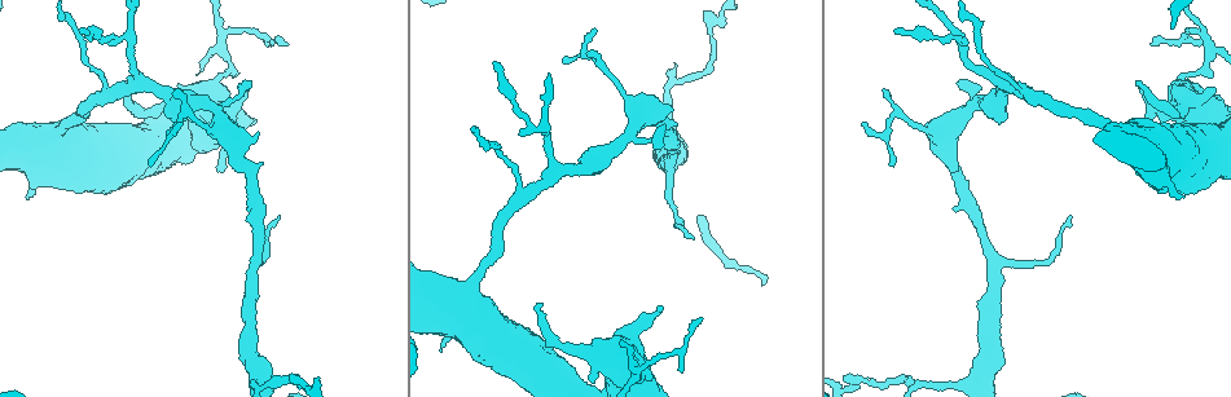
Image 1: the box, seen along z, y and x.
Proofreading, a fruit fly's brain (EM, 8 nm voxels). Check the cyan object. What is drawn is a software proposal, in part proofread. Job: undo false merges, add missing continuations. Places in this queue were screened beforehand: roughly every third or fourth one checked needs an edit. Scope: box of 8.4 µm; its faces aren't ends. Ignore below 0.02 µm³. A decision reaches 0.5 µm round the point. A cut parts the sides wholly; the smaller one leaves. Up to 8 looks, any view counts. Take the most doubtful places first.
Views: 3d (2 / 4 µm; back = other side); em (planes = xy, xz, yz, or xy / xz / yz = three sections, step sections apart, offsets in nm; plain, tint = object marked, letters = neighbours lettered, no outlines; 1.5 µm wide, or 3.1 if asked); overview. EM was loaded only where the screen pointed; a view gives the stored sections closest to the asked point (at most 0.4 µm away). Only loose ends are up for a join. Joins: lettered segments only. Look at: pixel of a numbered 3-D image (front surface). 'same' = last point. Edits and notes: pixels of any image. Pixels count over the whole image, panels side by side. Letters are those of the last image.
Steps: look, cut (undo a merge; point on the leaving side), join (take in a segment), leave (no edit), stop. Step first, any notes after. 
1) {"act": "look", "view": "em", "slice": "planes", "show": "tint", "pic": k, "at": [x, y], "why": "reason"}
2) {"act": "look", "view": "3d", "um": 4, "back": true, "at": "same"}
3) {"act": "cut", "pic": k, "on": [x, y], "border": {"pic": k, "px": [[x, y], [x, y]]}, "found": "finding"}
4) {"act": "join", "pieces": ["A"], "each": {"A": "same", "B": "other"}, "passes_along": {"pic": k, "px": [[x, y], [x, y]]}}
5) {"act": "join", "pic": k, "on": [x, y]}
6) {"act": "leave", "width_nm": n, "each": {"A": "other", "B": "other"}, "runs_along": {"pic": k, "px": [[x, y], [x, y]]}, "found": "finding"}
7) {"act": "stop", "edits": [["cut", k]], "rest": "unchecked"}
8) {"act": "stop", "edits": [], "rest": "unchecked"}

{"act": "look", "view": "em", "slice": "planes", "show": "letters", "pic": 1, "at": [544, 129], "why": "arms part here"}

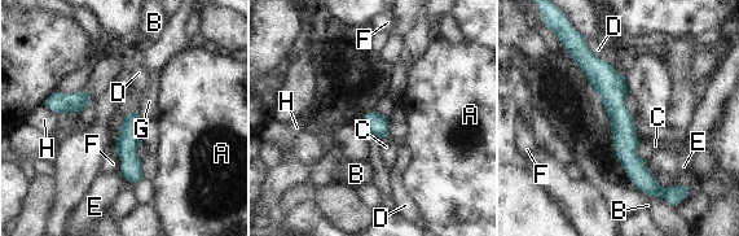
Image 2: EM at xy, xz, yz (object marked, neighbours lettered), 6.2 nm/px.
{"act": "leave", "longest_contact_nm": ["D", 340], "each": {"A": "other", "B": "other", "C": "other", "D": "other", "E": "other", "F": "other", "G": "other", "H": "other"}, "border": {"pic": 2, "px": [[139, 110], [141, 118]]}, "found": "one neuron here"}

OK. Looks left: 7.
{"act": "look", "view": "3d", "um": 4, "pic": 1, "at": [564, 59], "why": "tapers out"}

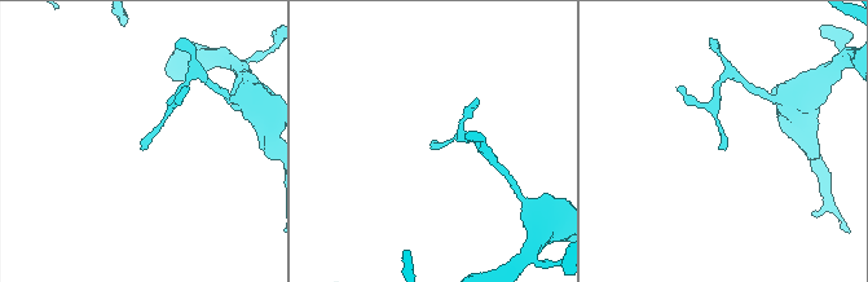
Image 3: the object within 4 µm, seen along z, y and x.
{"act": "look", "view": "em", "slice": "planes", "show": "letters", "pic": 3, "at": [718, 148]}

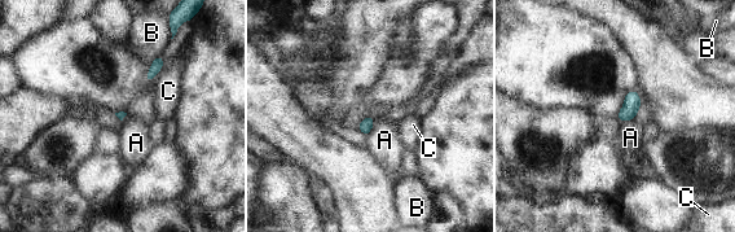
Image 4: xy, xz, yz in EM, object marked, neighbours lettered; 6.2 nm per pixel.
{"act": "leave", "each": {"A": "other", "B": "other", "C": "other"}, "border": {"pic": 4, "px": [[641, 101], [636, 116], [621, 122]]}, "found": "no lettered segment goes on from it"}

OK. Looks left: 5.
{"act": "look", "view": "em", "slice": "planes", "show": "letters", "pic": 1, "at": [594, 381], "why": "thick end"}

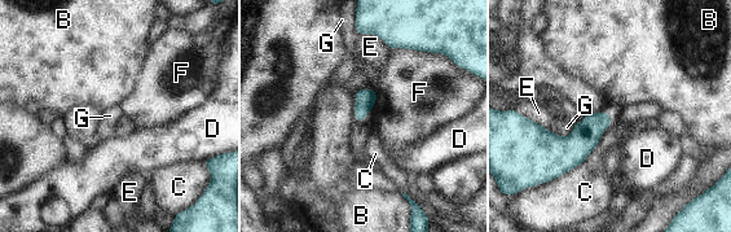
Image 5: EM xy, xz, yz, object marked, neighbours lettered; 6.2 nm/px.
{"act": "leave", "longest_contact_nm": ["C", 550], "each": {"B": "other", "C": "other", "D": "other", "E": "other", "F": "other", "G": "other"}, "found": "none of them fits"}

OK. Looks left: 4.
{"act": "stop", "edits": [], "rest": "unchecked"}

